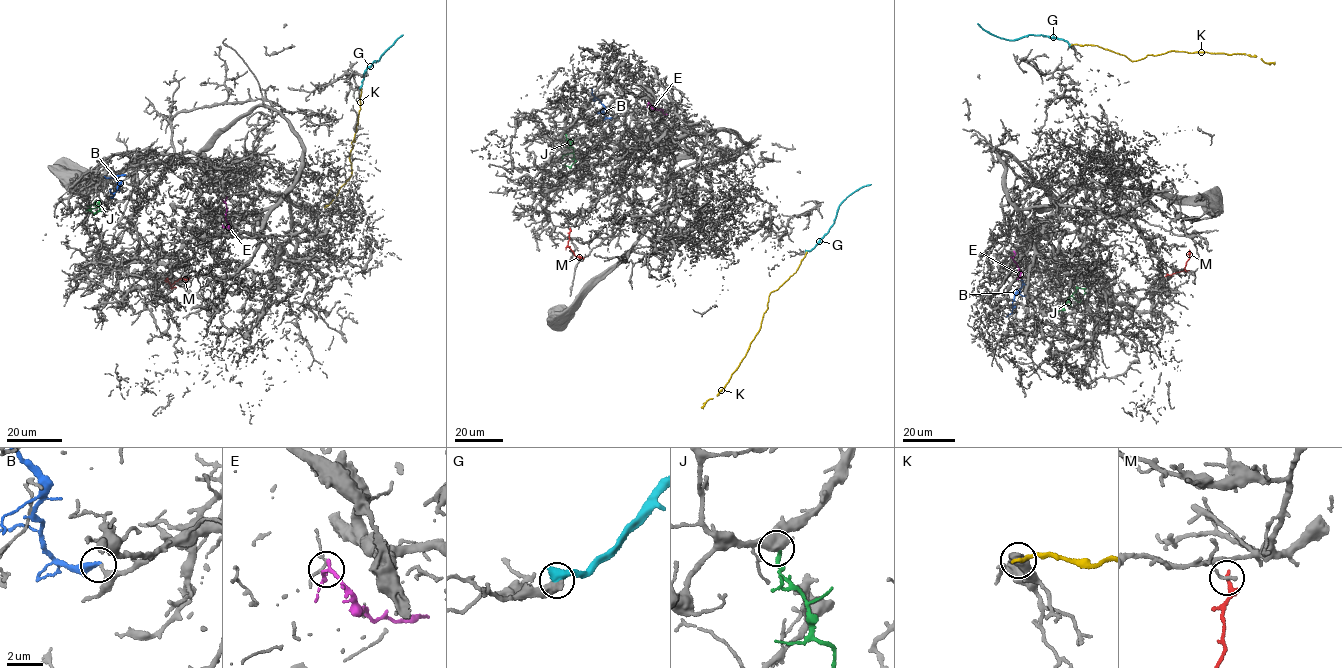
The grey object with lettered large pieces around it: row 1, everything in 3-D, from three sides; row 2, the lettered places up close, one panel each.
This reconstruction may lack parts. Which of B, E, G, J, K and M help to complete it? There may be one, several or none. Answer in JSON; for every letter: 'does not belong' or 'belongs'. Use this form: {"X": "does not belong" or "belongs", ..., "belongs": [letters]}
{"B": "does not belong", "E": "does not belong", "G": "does not belong", "J": "does not belong", "K": "does not belong", "M": "does not belong", "belongs": []}

